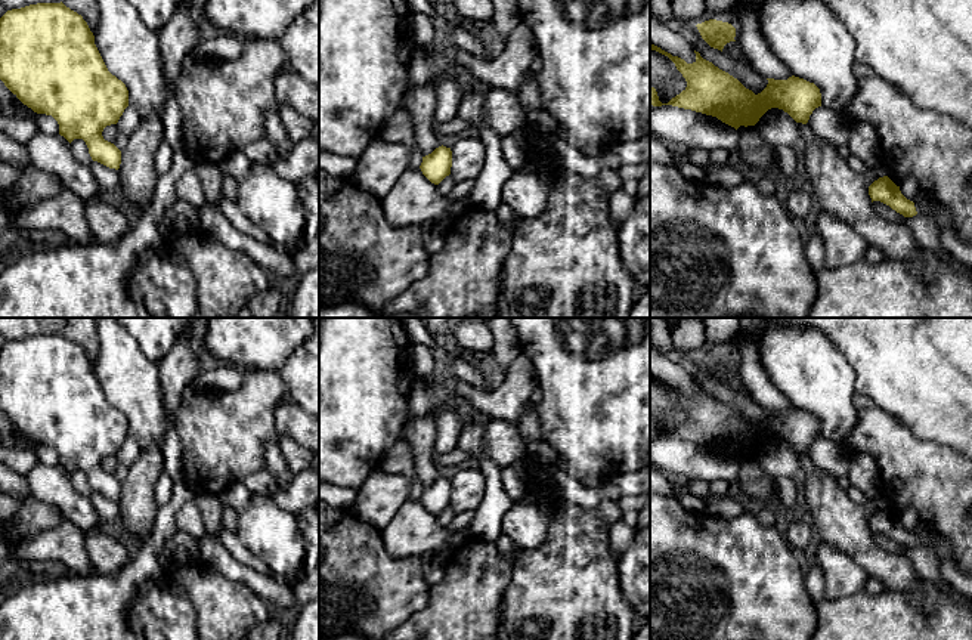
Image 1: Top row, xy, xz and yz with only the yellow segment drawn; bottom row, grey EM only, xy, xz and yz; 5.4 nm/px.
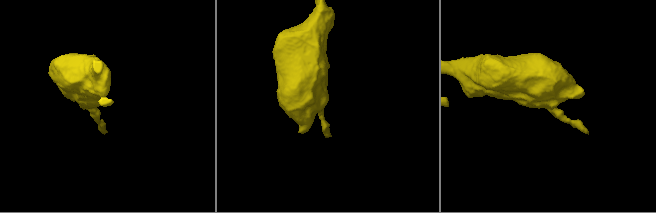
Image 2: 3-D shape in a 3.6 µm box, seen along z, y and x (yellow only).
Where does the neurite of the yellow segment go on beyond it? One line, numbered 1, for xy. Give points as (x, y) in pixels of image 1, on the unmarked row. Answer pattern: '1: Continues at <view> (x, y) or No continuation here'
1: No continuation here

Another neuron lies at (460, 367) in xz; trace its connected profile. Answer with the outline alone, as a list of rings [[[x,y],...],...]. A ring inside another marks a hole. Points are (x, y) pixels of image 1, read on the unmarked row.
[[[464,355],[451,356],[442,361],[442,372],[456,377],[458,380],[479,389],[487,390],[483,375],[473,367]]]

